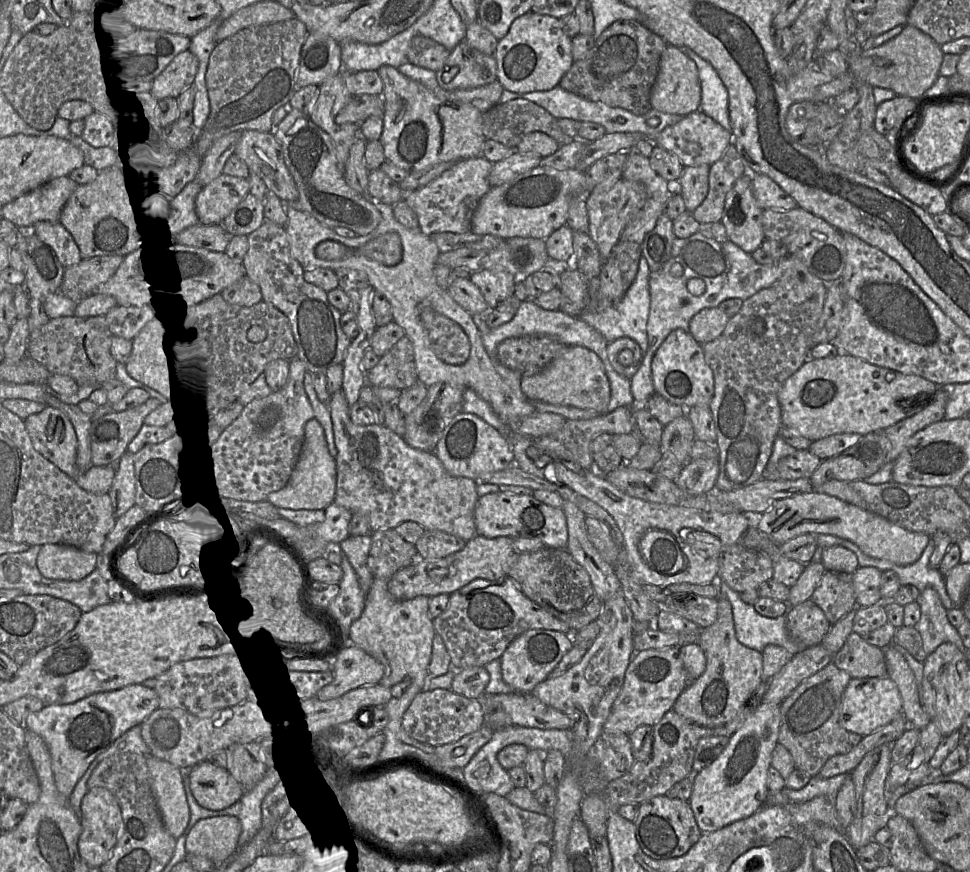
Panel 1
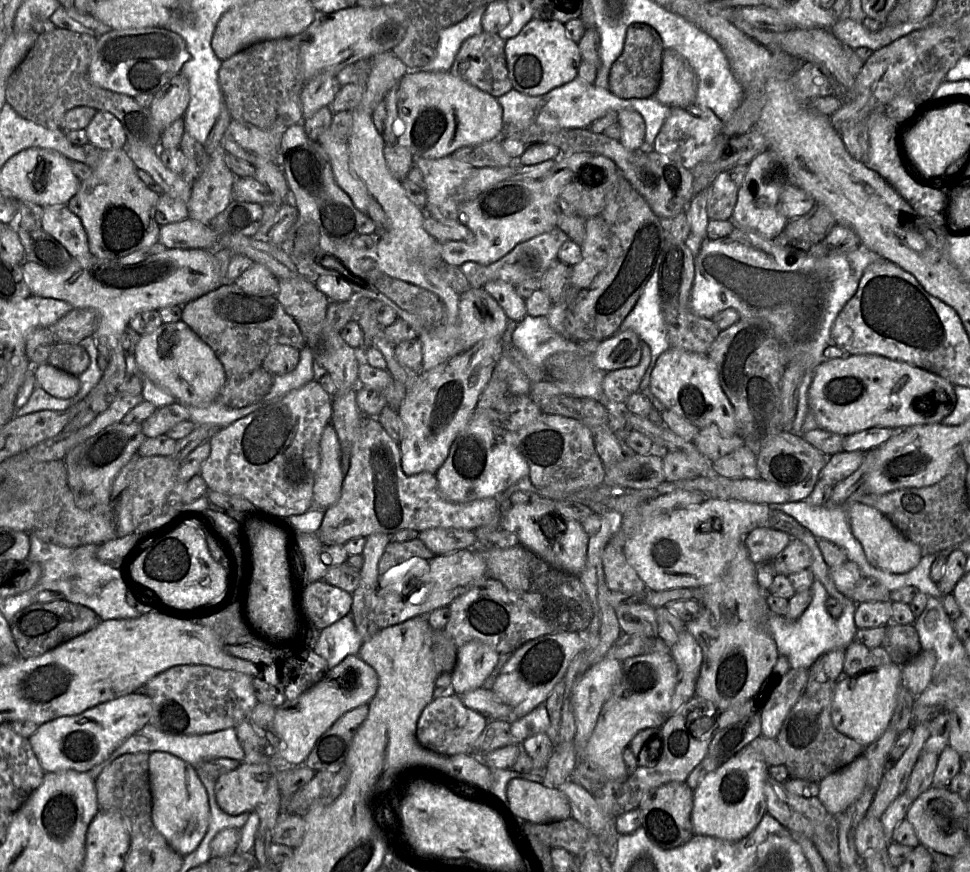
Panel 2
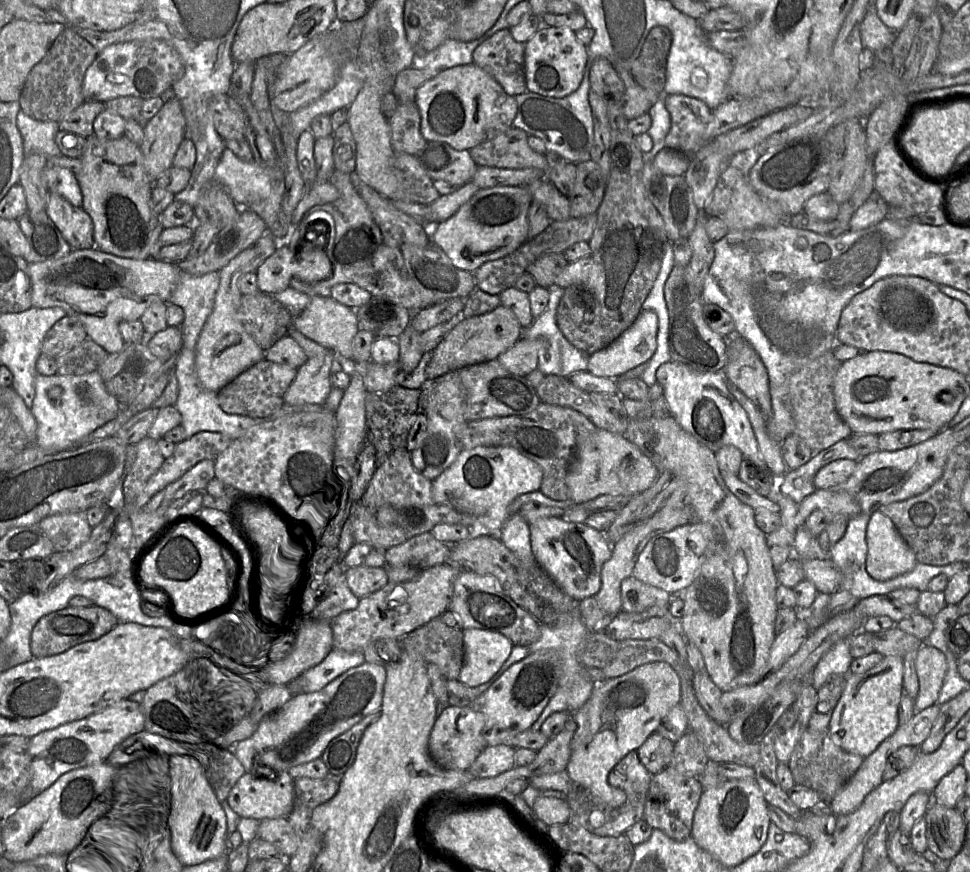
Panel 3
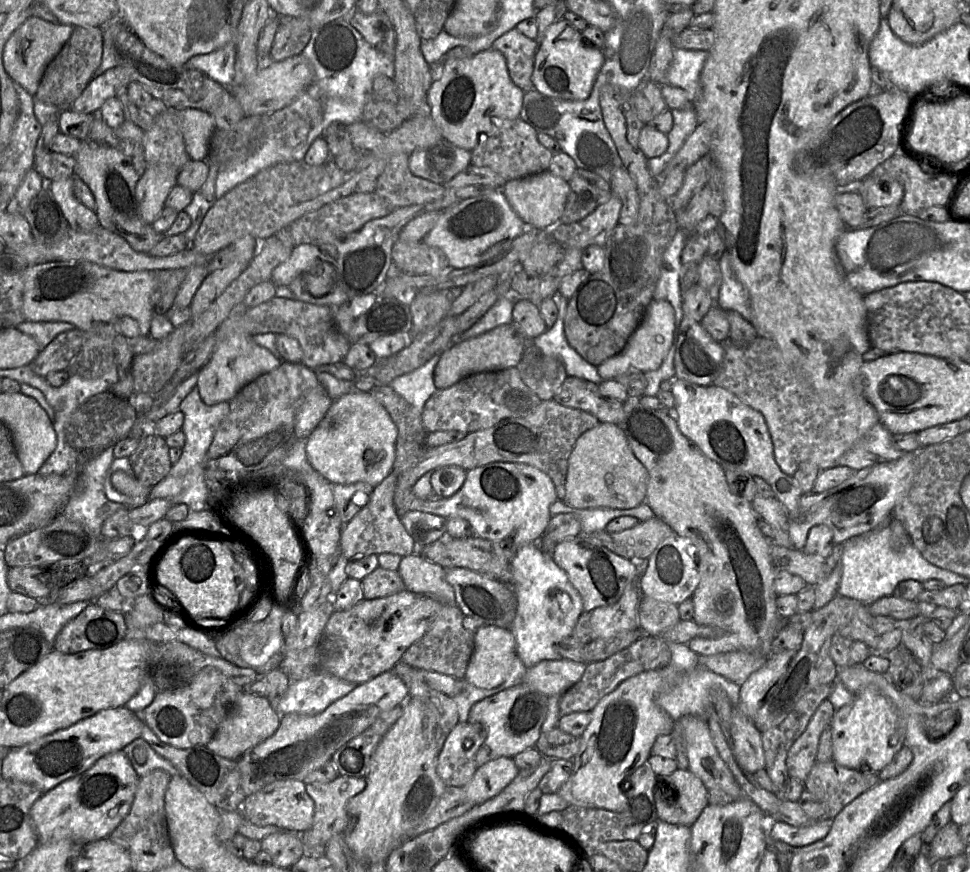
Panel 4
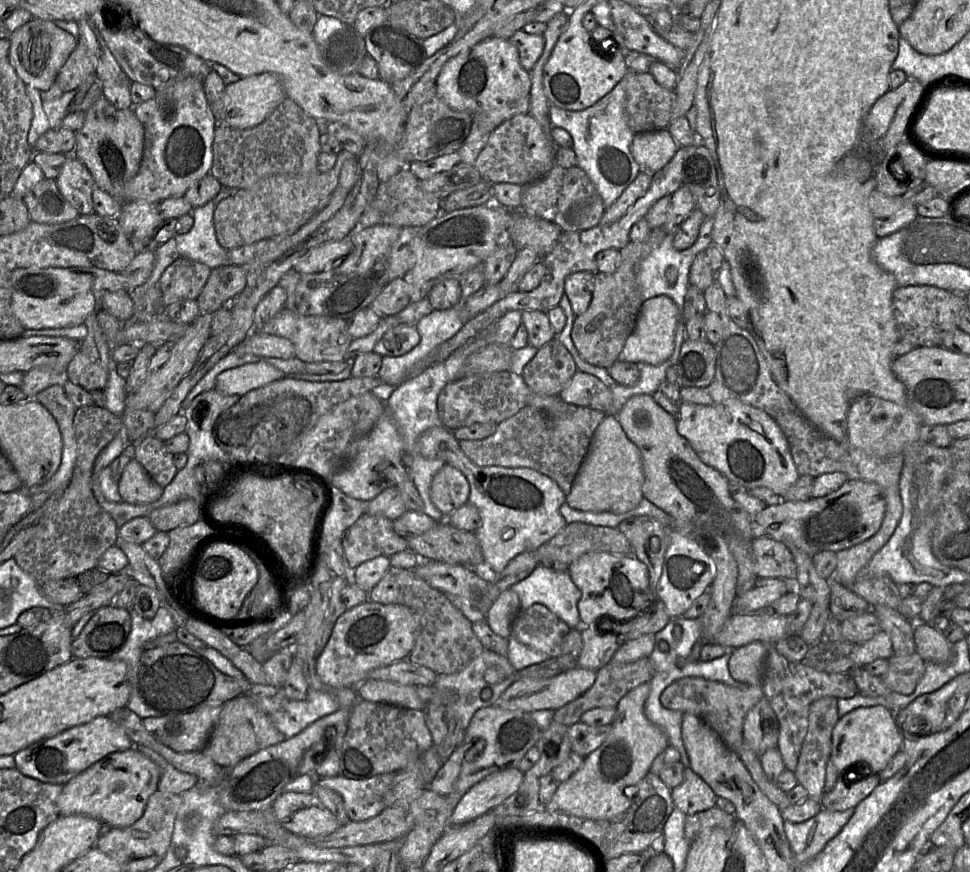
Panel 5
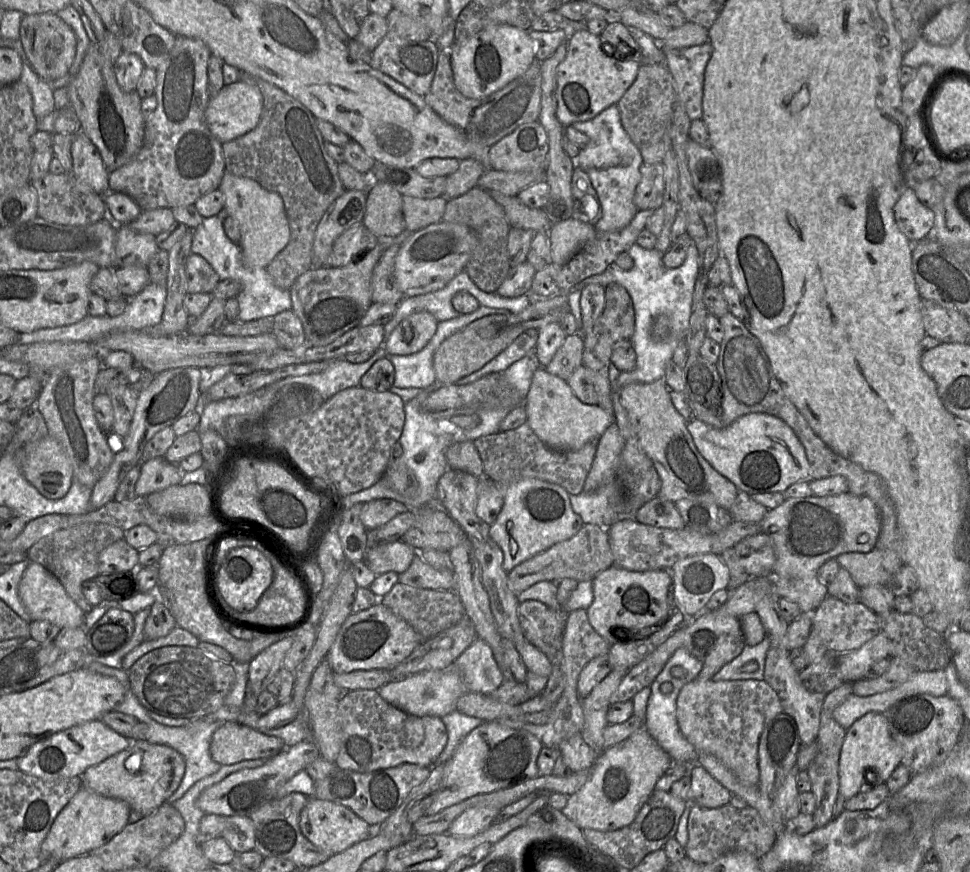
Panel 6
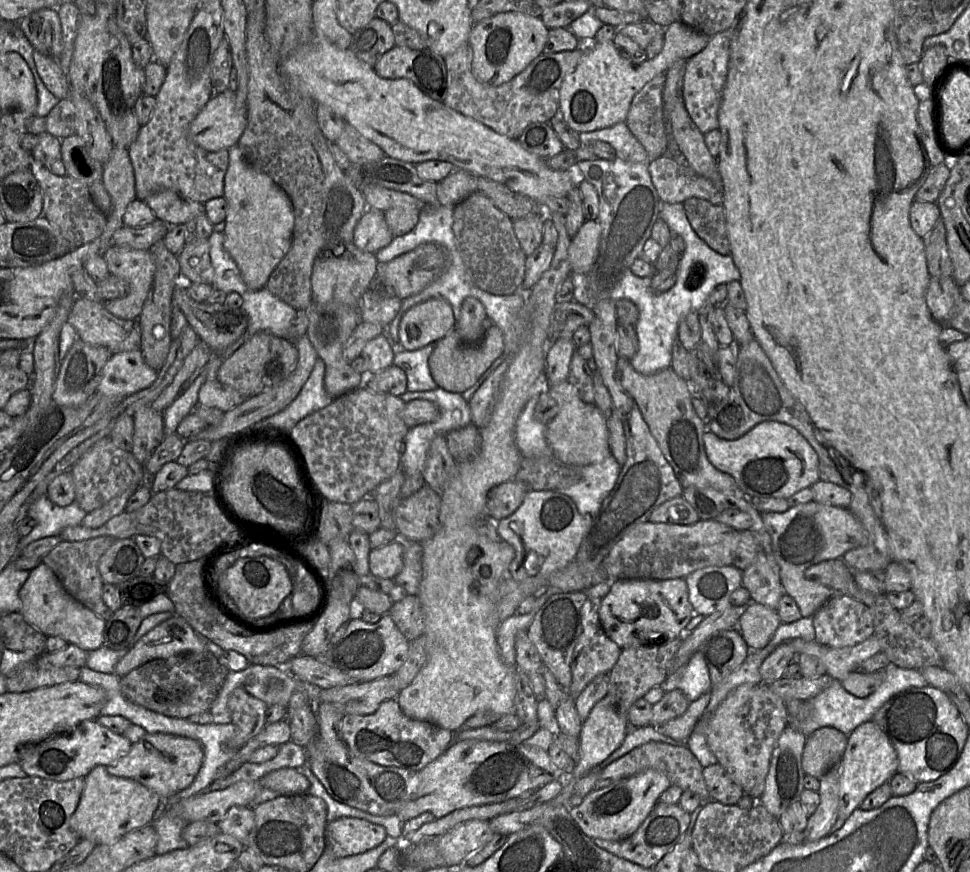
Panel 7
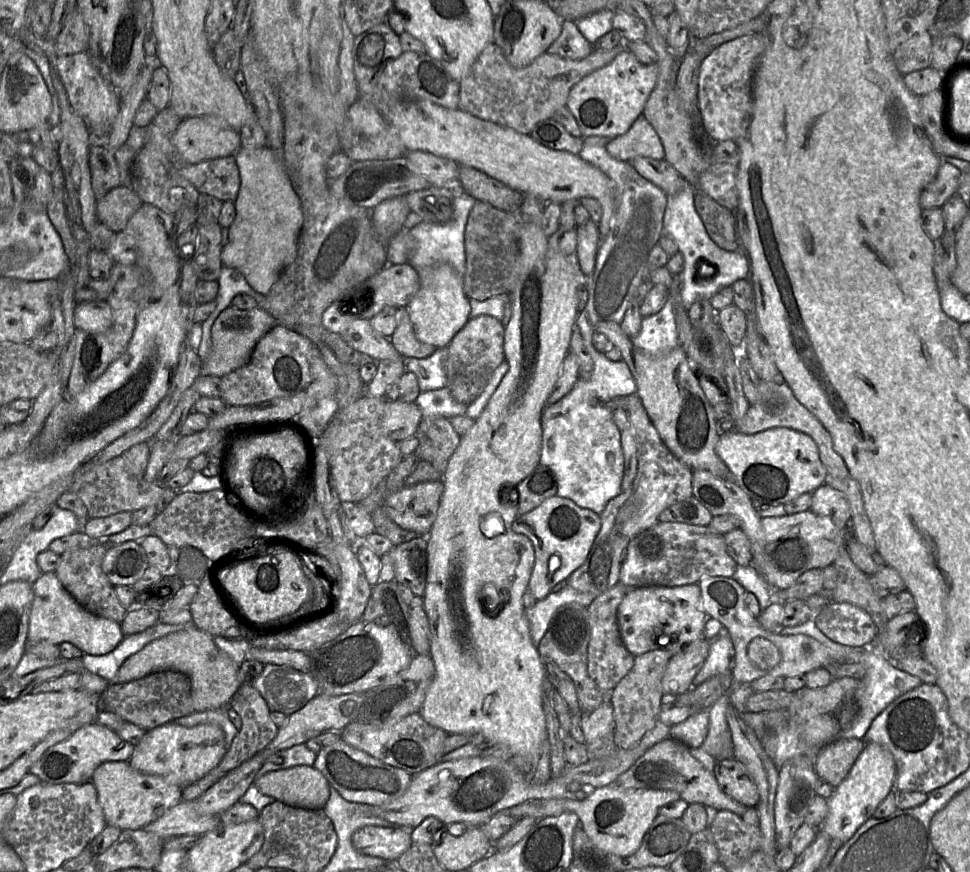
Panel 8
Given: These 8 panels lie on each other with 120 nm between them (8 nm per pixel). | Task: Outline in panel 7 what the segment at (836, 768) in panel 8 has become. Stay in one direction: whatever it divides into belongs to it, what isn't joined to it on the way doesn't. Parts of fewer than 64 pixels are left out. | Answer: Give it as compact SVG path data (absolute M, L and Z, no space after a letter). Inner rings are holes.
M831 727L819 728L806 737L802 754L805 774L820 779L833 765L841 761L848 736Z

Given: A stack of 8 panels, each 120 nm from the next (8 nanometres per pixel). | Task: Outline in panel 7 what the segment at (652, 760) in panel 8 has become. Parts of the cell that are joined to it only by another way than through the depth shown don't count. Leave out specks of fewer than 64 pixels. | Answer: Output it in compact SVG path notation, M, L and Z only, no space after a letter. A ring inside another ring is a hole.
M650 742L632 750L621 758L613 761L608 766L606 766L600 773L589 773L578 781L576 781L574 795L584 797L593 790L607 787L621 779L637 775L645 771L655 770L664 774L671 782L671 784L680 787L683 791L690 791L697 794L701 800L702 805L702 803L704 802L713 801L710 799L710 795L703 777L703 768L704 767L700 764L698 759L690 752L686 743Z

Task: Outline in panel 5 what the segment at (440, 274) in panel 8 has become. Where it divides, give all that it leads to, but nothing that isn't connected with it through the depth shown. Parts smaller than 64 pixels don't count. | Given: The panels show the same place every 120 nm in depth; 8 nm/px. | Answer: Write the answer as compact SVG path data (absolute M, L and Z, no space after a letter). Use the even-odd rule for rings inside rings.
M400 324L382 336L376 343L374 352L381 356L402 356L419 342L420 335L415 325Z

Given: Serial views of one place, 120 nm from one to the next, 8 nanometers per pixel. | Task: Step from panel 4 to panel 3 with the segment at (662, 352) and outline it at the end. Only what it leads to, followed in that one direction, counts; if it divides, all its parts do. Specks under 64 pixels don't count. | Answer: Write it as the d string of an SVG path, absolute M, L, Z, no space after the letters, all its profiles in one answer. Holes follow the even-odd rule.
M642 311L636 321L619 338L606 348L595 352L589 358L587 372L597 377L615 379L627 371L648 362L657 348L658 316L655 312Z

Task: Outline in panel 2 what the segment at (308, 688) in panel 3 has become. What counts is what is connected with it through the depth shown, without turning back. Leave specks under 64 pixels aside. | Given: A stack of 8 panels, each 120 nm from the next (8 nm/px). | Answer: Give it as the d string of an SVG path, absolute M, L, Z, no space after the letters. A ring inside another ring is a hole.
M350 611L337 622L315 633L311 648L323 657L329 669L332 669L346 656L358 655L362 643Z

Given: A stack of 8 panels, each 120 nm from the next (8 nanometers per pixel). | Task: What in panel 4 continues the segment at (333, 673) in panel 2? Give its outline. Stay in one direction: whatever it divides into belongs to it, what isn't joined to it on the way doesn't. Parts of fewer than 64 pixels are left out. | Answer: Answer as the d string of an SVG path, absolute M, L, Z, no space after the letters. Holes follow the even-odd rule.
M392 671L356 684L346 696L316 715L297 713L281 716L277 731L238 760L241 787L245 797L280 780L300 780L331 760L335 751L367 729L384 711L403 705L411 697L408 687Z

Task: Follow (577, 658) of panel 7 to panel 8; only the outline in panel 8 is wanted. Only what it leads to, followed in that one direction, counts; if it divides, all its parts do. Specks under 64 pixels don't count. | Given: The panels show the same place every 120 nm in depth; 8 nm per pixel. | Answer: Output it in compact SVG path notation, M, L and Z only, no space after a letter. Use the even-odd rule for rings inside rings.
M617 584L614 587L608 589L607 591L603 592L602 594L596 596L593 601L589 604L587 607L588 615L589 615L589 624L590 624L590 639L588 644L588 655L587 655L587 671L589 676L593 679L593 681L596 683L596 685L603 691L610 692L612 691L615 686L629 673L629 671L632 669L634 665L634 656L628 651L628 649L625 647L622 637L619 630L619 625L617 621L617 610L619 607L619 604L623 600L624 596L628 592L628 590L633 587L627 587L623 584Z

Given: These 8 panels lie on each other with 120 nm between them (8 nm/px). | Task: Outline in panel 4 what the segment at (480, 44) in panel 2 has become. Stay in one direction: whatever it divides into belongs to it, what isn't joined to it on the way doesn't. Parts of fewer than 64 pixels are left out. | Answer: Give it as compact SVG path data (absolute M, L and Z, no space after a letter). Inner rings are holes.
M514 28L496 39L491 47L494 50L500 51L505 56L512 81L524 92L534 89L532 74L538 46L538 41L536 39L528 38L518 29Z

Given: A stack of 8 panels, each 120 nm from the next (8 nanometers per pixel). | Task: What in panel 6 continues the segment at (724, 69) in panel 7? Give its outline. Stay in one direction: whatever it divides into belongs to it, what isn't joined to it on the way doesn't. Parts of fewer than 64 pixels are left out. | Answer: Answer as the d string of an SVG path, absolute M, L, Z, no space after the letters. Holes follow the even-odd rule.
M662 42L658 45L675 81L677 100L684 105L691 121L701 120L705 70L713 53L712 44L706 42L682 49L665 49Z

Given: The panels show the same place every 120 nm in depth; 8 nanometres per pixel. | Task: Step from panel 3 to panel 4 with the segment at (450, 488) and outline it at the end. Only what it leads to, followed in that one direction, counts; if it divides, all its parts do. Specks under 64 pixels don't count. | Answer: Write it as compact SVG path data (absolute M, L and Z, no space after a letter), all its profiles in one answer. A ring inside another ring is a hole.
M493 462L467 470L463 486L451 497L419 499L415 496L410 504L410 511L421 511L445 518L463 518L471 524L473 535L496 543L511 559L520 547L537 543L542 537L552 518L550 506L557 500L553 481L538 468L523 463Z

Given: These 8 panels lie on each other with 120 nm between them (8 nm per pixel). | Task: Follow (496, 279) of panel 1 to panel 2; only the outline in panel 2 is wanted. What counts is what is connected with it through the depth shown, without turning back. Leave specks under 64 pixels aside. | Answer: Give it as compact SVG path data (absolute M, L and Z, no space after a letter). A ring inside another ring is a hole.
M497 280L487 282L483 289L498 302L510 321L520 322L527 315L526 300L517 293L514 285Z

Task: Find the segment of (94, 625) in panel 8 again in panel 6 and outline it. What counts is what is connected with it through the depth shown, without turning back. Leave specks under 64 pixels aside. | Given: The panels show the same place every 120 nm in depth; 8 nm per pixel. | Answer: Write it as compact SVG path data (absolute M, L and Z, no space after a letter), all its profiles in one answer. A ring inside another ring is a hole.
M29 563L19 583L18 594L31 621L45 620L60 629L83 627L85 612L67 594L61 582L41 564Z

